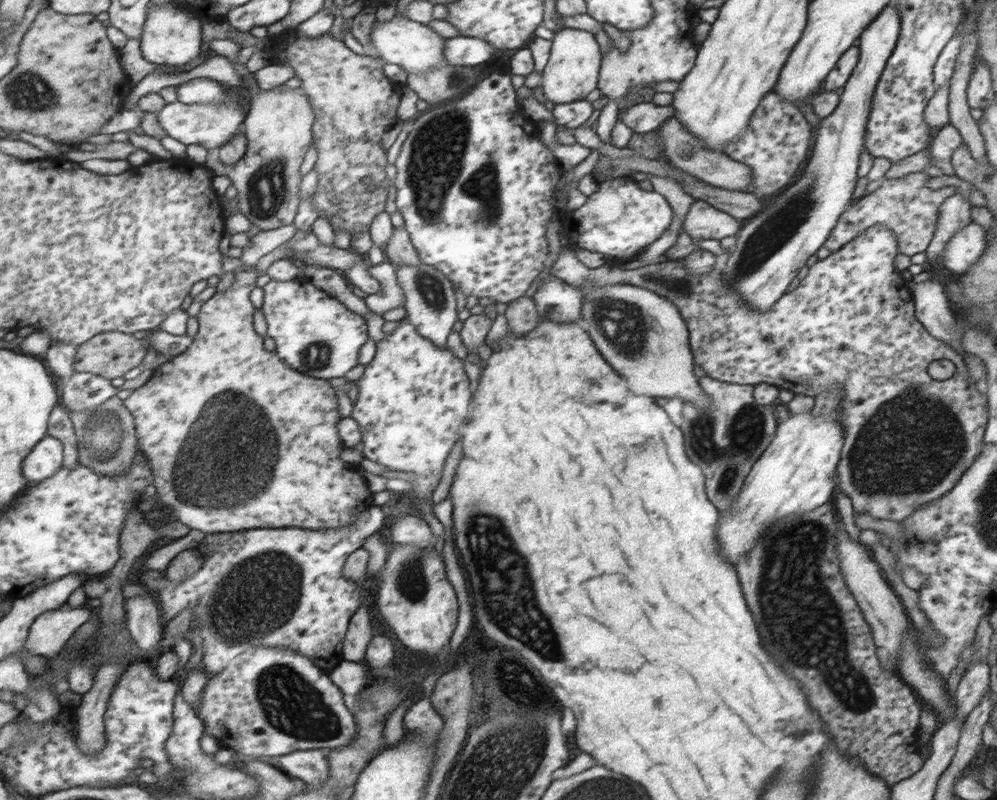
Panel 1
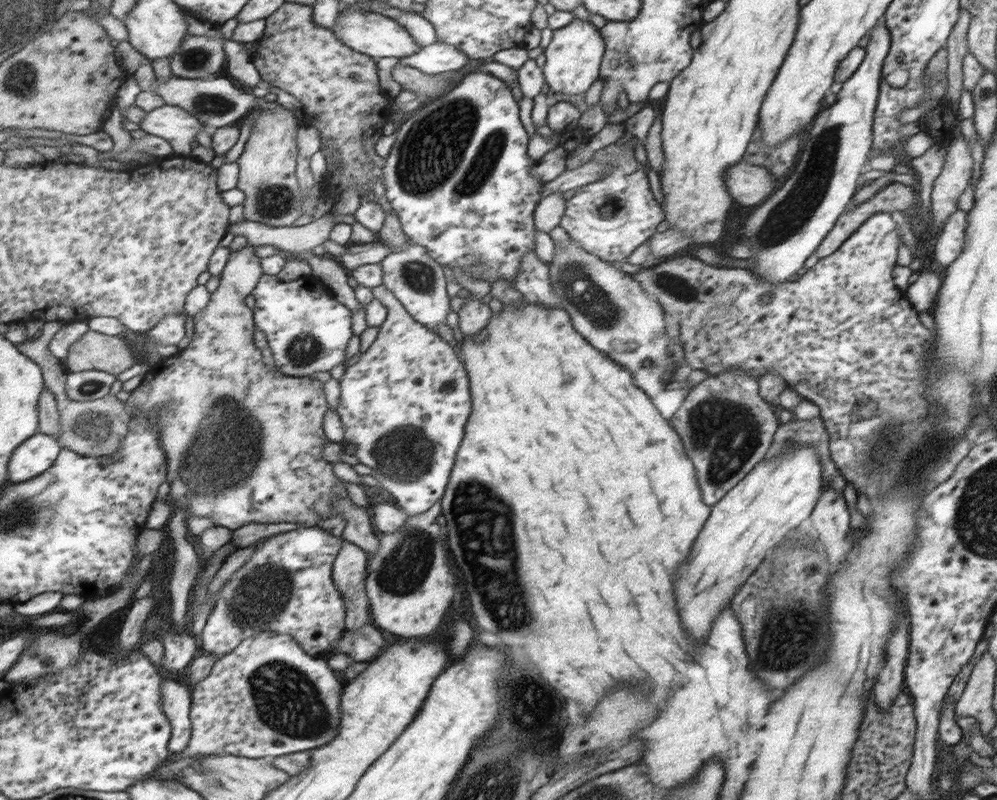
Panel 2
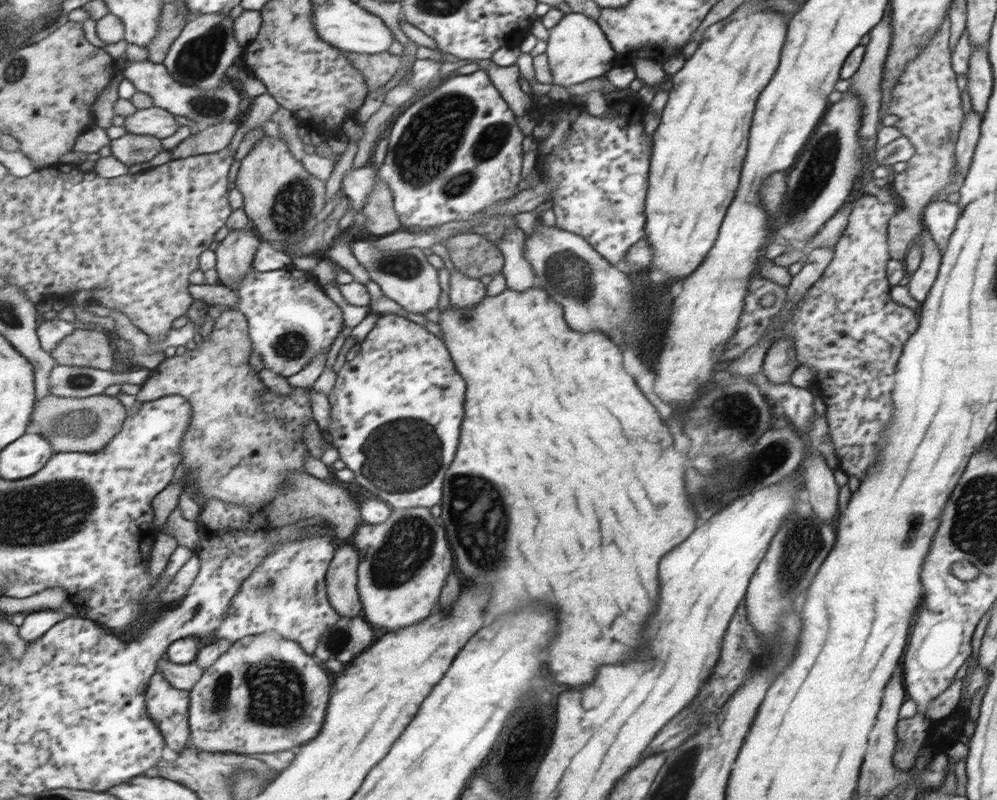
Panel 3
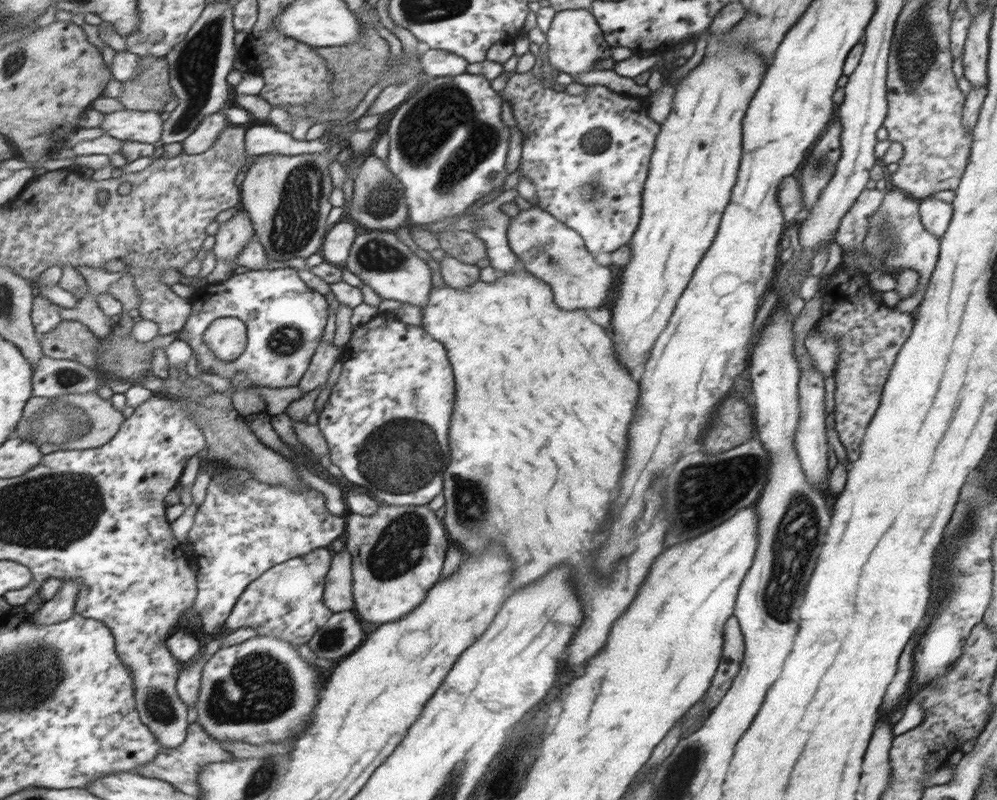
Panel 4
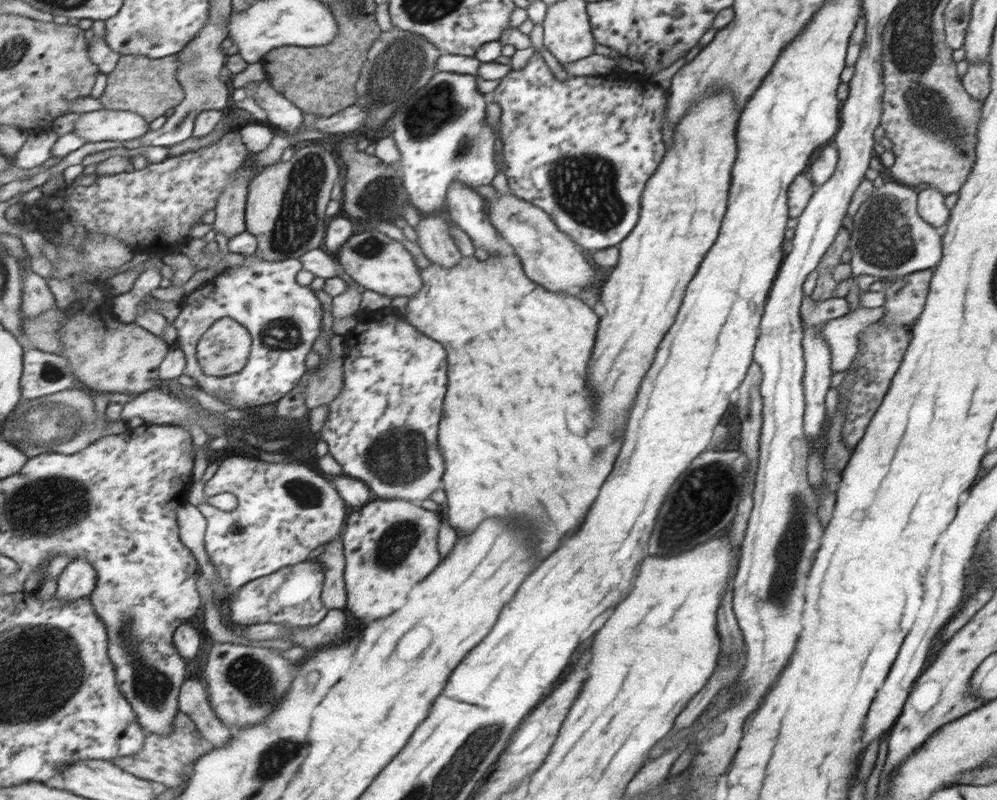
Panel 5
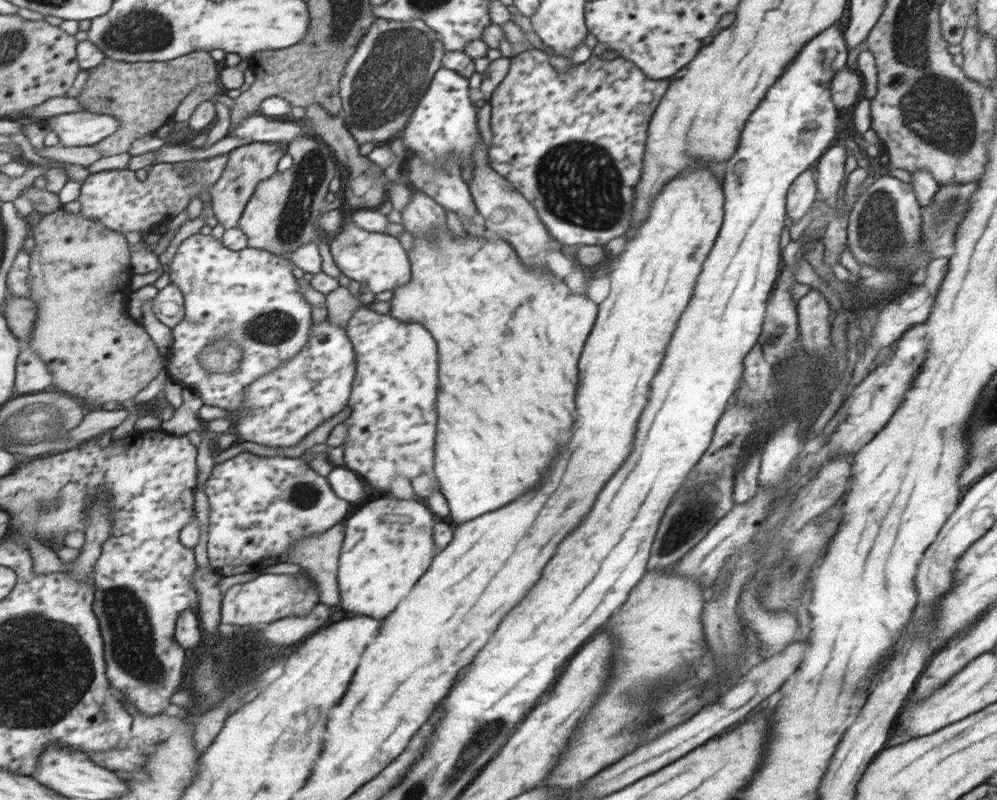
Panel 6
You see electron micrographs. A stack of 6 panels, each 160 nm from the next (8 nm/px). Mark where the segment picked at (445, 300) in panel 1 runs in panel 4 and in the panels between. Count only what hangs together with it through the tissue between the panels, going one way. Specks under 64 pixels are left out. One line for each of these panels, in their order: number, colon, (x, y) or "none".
2: (414, 276)
3: (406, 276)
4: (393, 270)

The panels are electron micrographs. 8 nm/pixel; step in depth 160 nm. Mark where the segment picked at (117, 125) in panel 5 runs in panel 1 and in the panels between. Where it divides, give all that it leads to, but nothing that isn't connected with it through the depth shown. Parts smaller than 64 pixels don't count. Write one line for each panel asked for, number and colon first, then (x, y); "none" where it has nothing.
1: (203, 126)
2: (177, 125)
3: (154, 121)
4: (147, 127)

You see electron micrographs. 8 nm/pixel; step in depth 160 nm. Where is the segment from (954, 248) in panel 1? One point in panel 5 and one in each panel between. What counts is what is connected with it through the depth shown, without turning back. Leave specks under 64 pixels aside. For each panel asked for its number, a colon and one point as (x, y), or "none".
2: (949, 240)
3: (939, 218)
4: (934, 214)
5: (930, 206)

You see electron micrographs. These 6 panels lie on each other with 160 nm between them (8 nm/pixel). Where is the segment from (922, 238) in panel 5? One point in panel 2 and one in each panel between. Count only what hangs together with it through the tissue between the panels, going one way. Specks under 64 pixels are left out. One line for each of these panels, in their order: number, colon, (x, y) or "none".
2: (922, 293)
3: (922, 279)
4: (895, 235)

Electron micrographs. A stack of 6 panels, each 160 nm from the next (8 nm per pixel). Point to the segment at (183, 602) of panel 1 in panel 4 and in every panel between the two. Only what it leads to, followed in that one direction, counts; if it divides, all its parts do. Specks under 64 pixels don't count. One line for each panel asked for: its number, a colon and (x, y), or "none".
2: (288, 587)
3: (287, 594)
4: (290, 595)

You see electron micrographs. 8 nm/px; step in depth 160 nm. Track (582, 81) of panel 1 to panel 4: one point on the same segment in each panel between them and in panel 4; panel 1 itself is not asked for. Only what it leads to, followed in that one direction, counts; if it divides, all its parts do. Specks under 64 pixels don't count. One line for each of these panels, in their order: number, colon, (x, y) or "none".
2: (573, 55)
3: (576, 50)
4: (574, 41)

